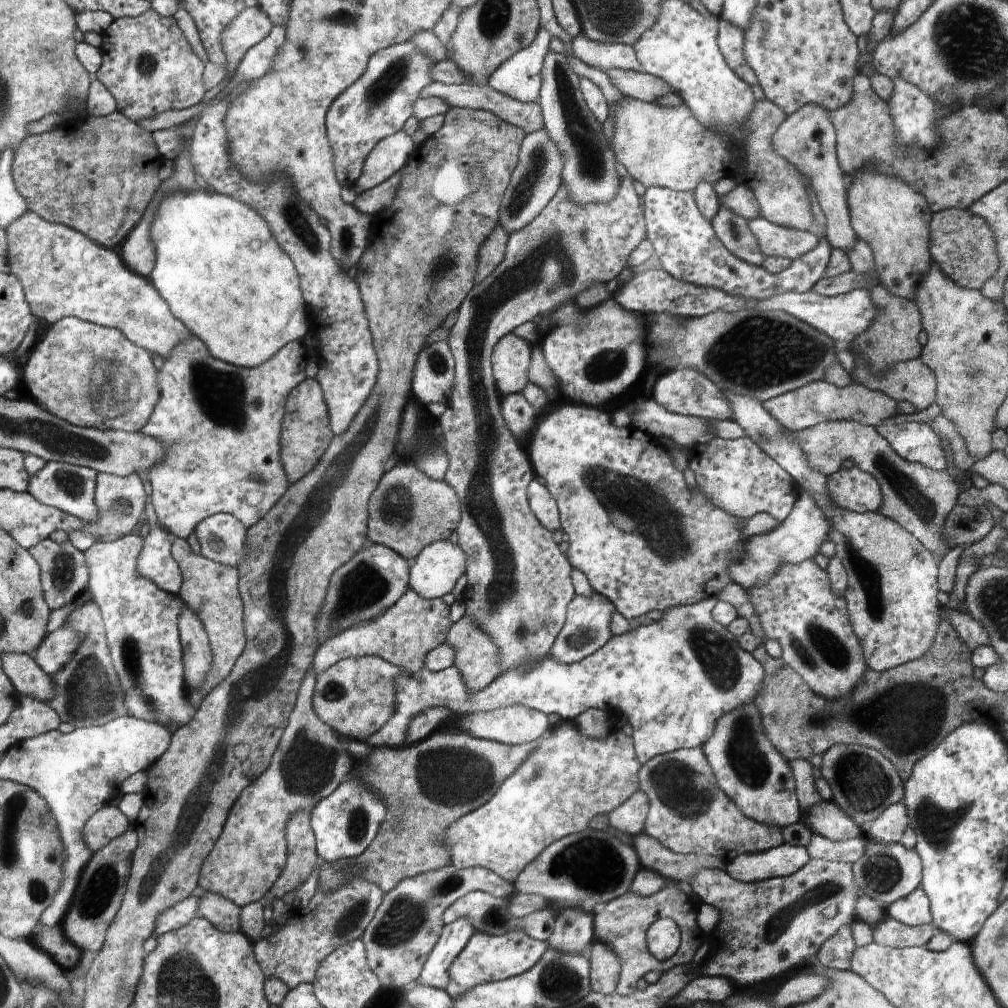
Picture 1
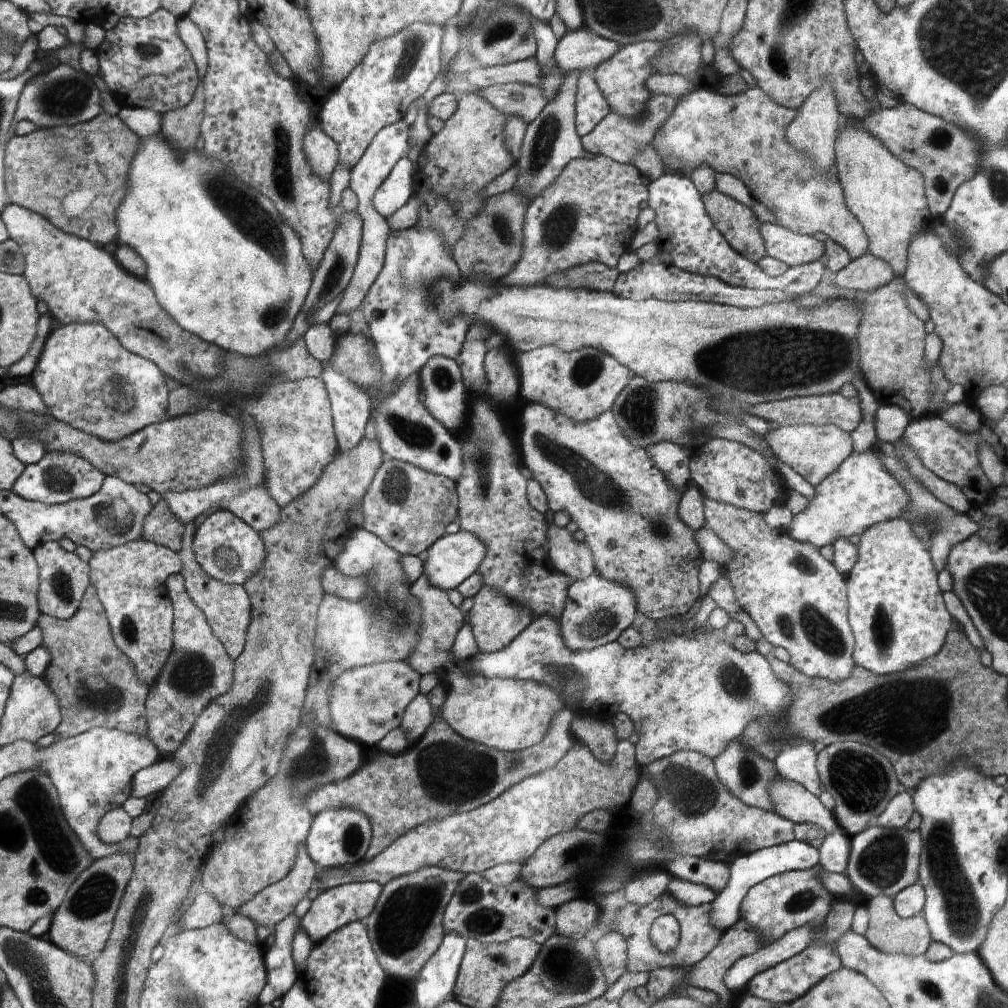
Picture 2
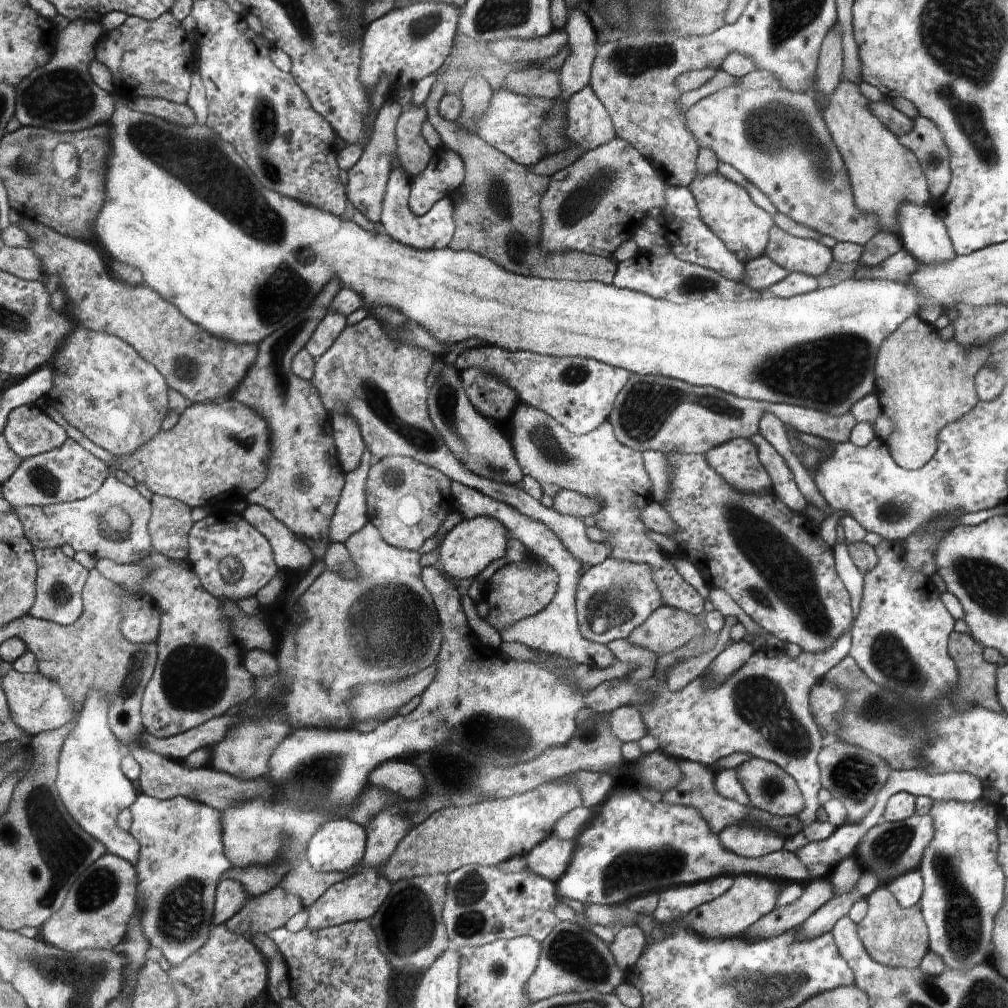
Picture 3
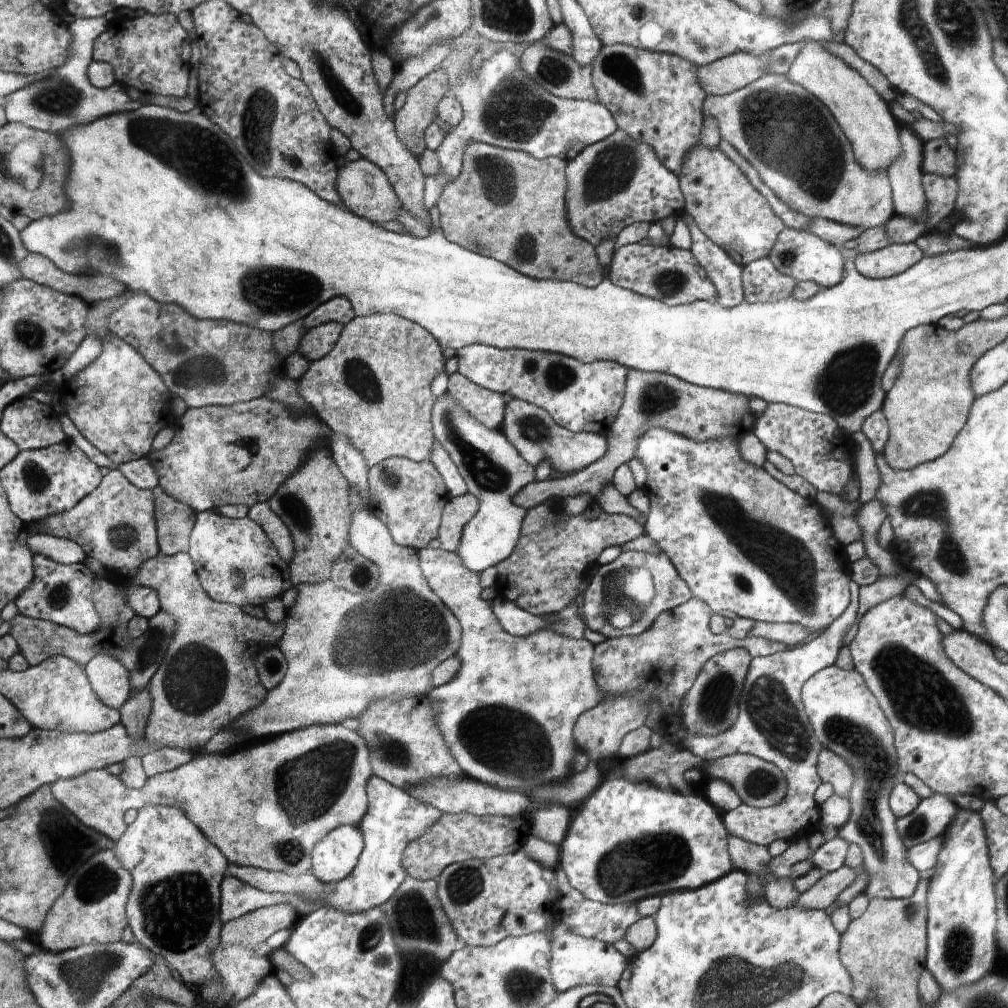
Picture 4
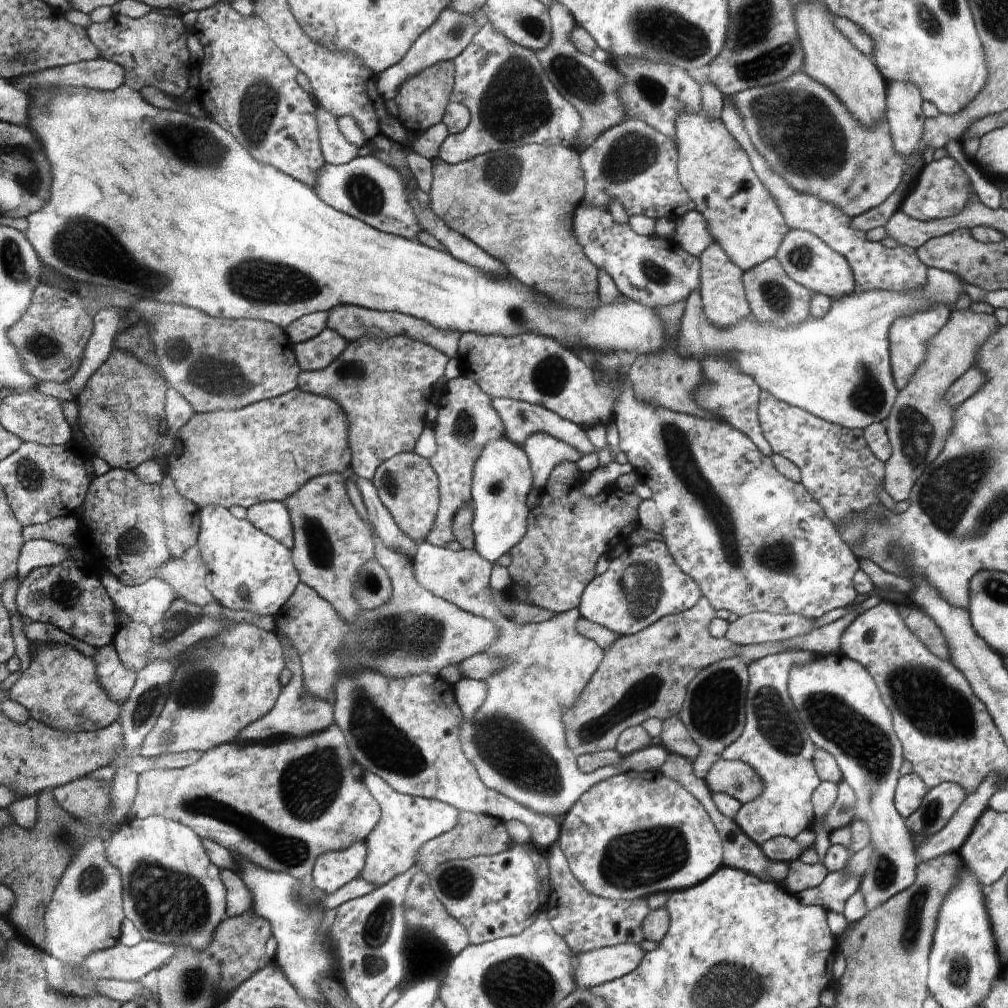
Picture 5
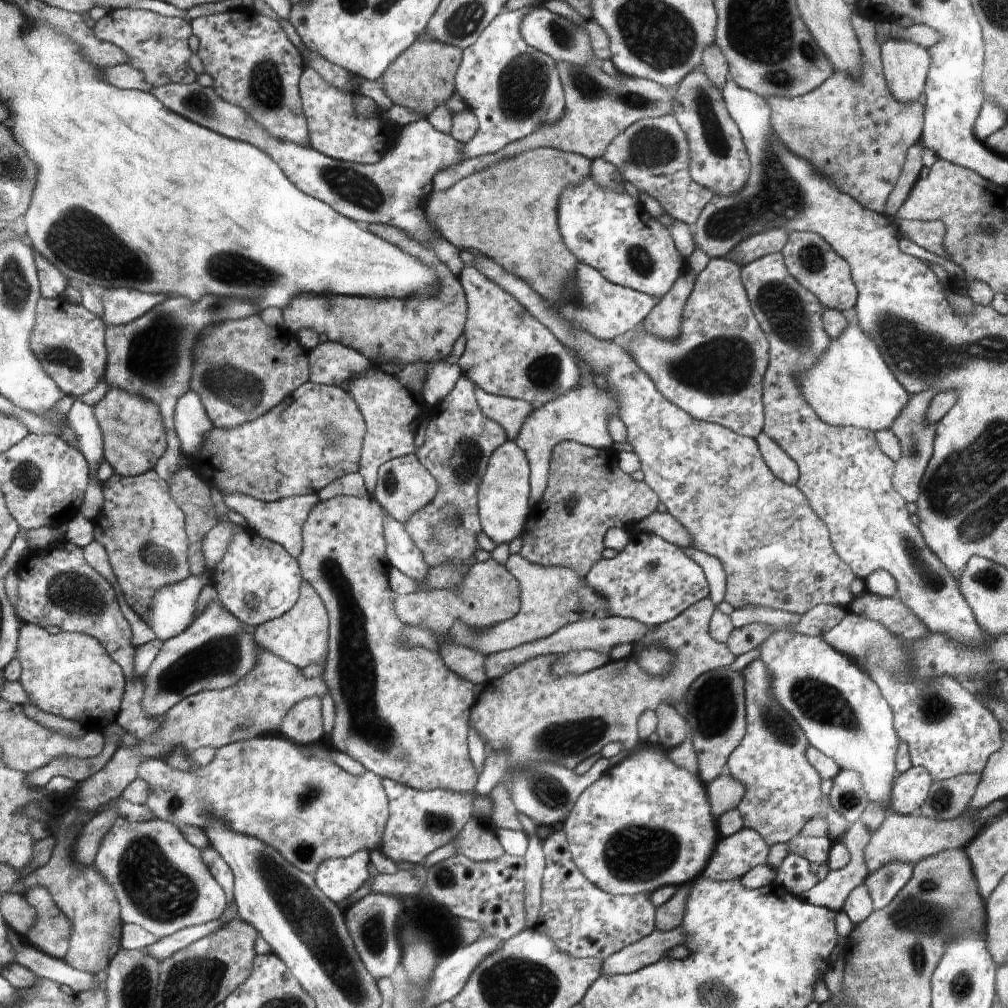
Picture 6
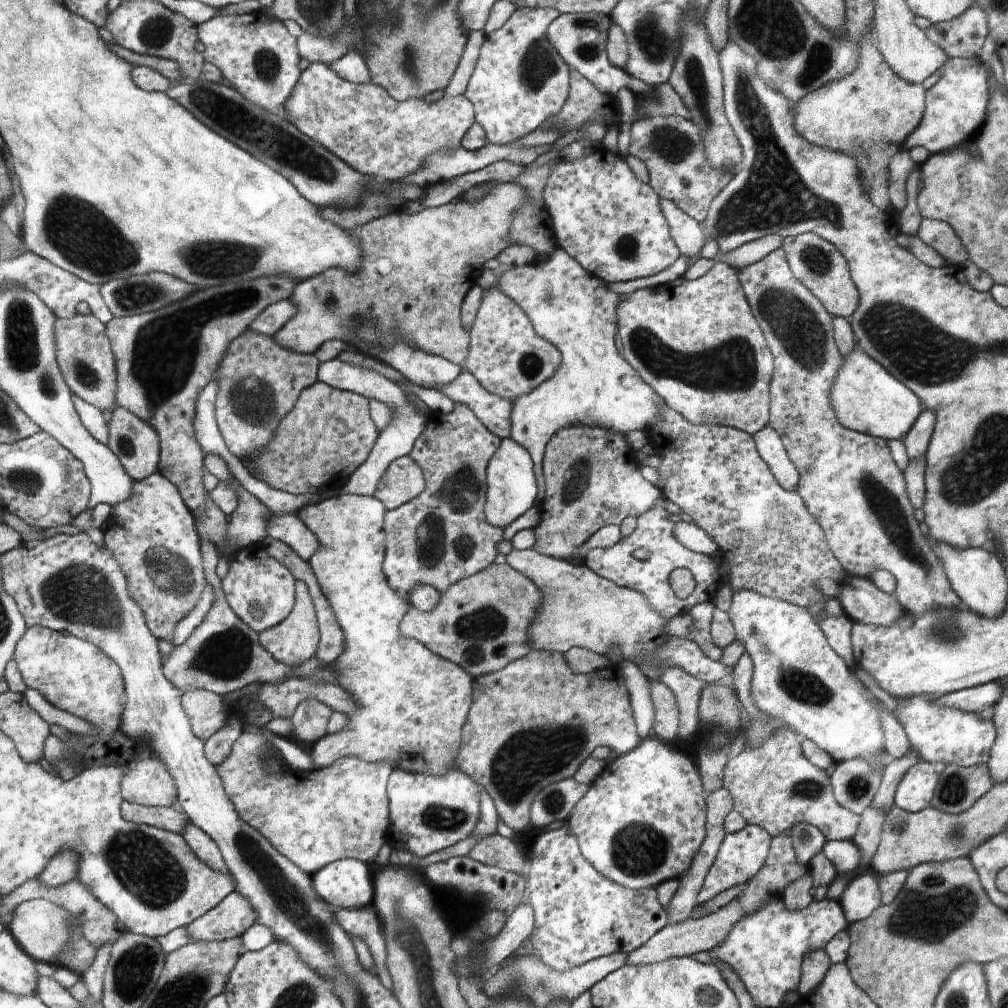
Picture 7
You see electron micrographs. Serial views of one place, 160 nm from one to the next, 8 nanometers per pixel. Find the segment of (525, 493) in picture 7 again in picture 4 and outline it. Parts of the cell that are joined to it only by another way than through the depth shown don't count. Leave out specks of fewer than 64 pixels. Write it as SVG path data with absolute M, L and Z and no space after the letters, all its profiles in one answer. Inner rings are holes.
M446 392L437 398L432 408L436 439L464 478L468 493L475 495L479 501L477 514L462 532L457 554L468 571L480 574L505 561L516 549L525 517L530 510L516 506L512 498L527 484L537 481L537 472L517 448L508 442L507 436L500 429L490 429L469 416L454 401L451 393Z

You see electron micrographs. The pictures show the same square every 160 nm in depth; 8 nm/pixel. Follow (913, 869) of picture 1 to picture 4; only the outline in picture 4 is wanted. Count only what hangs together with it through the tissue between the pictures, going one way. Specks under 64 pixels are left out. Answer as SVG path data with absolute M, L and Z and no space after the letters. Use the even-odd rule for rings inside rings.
M933 793L906 817L896 822L902 842L908 848L944 836L956 817L959 807L948 795Z

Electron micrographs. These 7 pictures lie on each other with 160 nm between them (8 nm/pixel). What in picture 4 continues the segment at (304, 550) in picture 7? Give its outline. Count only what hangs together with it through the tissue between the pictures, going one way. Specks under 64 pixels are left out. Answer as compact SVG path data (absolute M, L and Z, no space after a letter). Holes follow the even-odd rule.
M263 501L250 507L248 517L260 524L272 540L282 559L290 563L296 553L296 544L290 535L289 528L285 526L283 520L276 515L268 501Z

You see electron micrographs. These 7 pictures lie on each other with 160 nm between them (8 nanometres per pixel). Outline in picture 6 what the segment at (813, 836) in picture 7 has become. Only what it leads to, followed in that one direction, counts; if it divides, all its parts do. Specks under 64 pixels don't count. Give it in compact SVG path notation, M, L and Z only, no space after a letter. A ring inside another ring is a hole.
M791 852L779 866L775 884L786 887L794 896L801 896L819 881L810 871L810 860Z

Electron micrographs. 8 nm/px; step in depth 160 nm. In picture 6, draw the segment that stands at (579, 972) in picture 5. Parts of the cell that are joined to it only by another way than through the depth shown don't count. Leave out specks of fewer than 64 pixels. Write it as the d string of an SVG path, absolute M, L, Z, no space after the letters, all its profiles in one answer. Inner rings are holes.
M682 926L669 931L662 931L656 928L648 937L614 953L603 960L603 974L623 975L644 969L645 966L660 961L662 957L668 956L668 950L674 946L684 945L687 934Z

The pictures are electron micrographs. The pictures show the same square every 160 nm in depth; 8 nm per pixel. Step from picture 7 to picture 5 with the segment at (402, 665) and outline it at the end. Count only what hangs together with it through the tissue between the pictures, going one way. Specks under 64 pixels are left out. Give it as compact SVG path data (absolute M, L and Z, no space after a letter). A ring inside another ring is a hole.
M322 474L310 478L282 504L289 510L293 524L292 560L301 583L328 600L346 622L354 622L362 607L354 594L354 584L362 564L374 558L374 534L354 508L346 488L346 474ZM358 670L358 672L344 672L340 676L340 680L336 682L334 690L332 691L332 704L334 708L334 723L342 730L342 734L345 735L346 743L350 746L350 752L354 756L356 764L360 765L364 772L372 772L379 778L385 780L394 791L398 791L400 794L409 795L412 797L423 797L426 799L440 800L446 802L457 808L458 811L472 812L473 814L484 814L494 816L494 818L501 819L504 822L516 821L529 828L529 834L531 835L531 843L536 846L539 851L547 851L550 847L557 843L558 838L561 836L561 819L556 816L547 816L546 814L538 814L526 806L521 806L514 802L513 799L507 798L505 795L492 791L481 781L480 775L477 773L476 767L470 762L469 758L466 758L465 752L462 750L461 743L461 729L462 729L462 712L456 704L454 698L453 685L443 680L439 675L434 674L418 674L418 676L406 676L406 678L388 678L376 670Z

